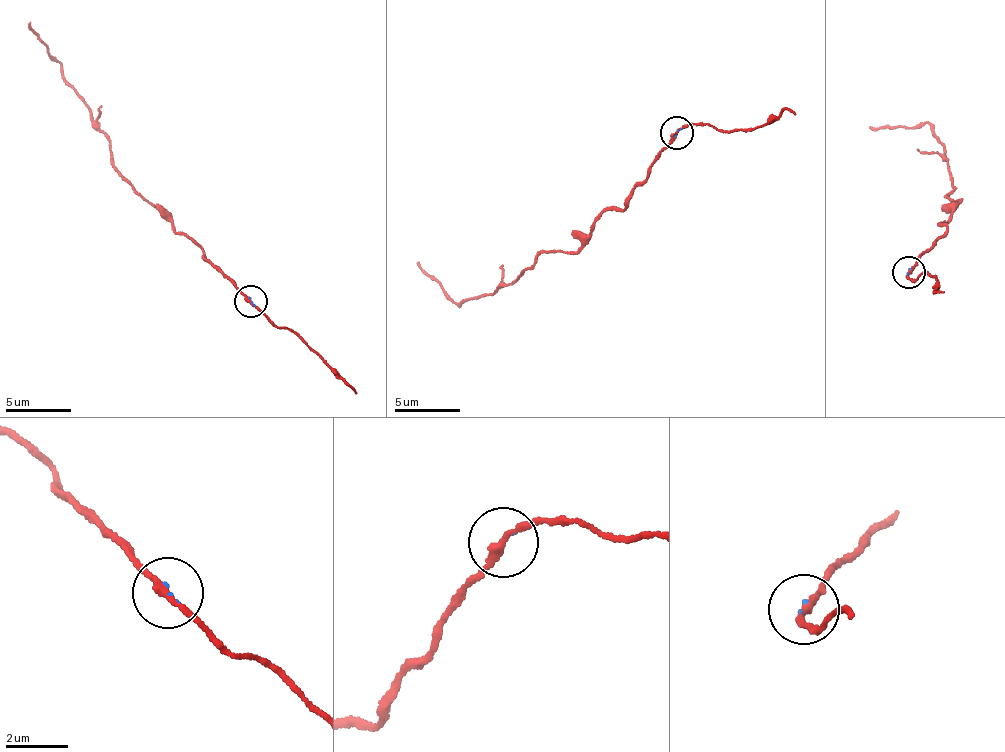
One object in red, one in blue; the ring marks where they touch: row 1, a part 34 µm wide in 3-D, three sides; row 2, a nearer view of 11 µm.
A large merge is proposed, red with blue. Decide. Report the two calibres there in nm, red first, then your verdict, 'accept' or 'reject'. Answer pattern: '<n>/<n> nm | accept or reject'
240/60 nm | reject

